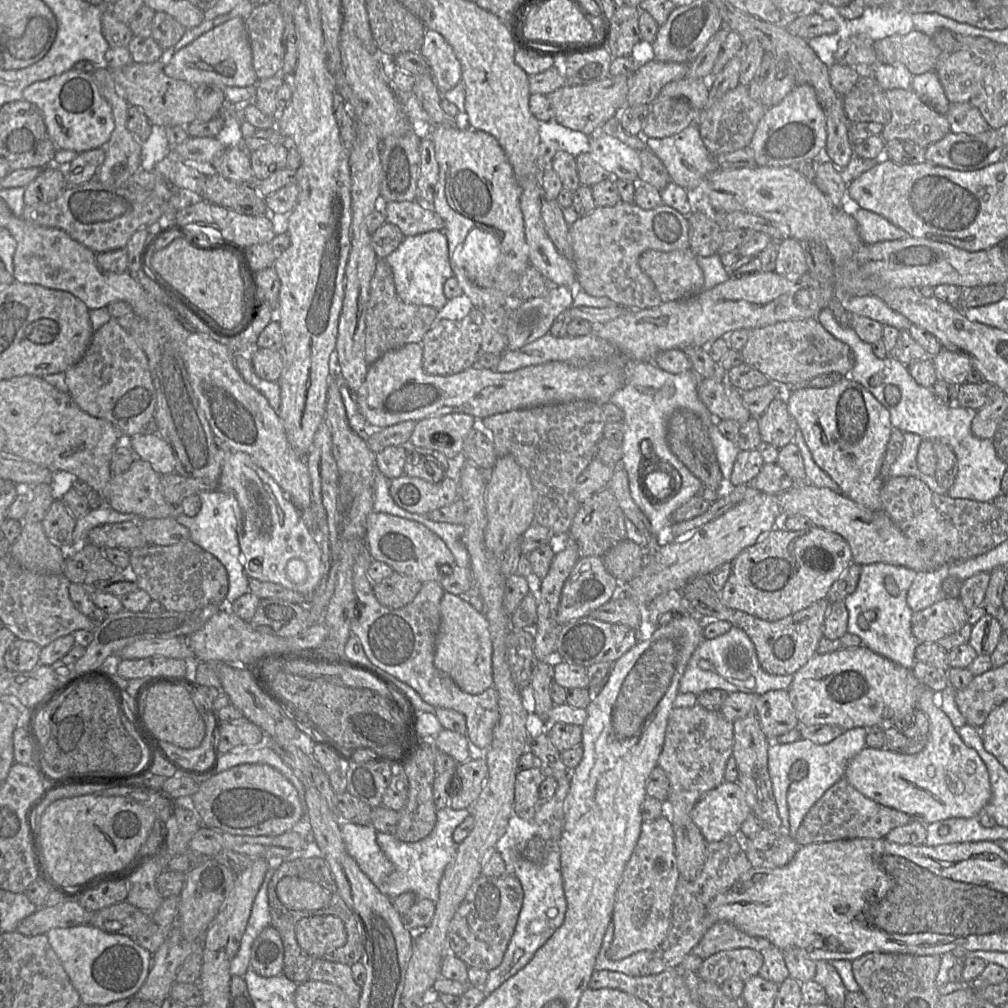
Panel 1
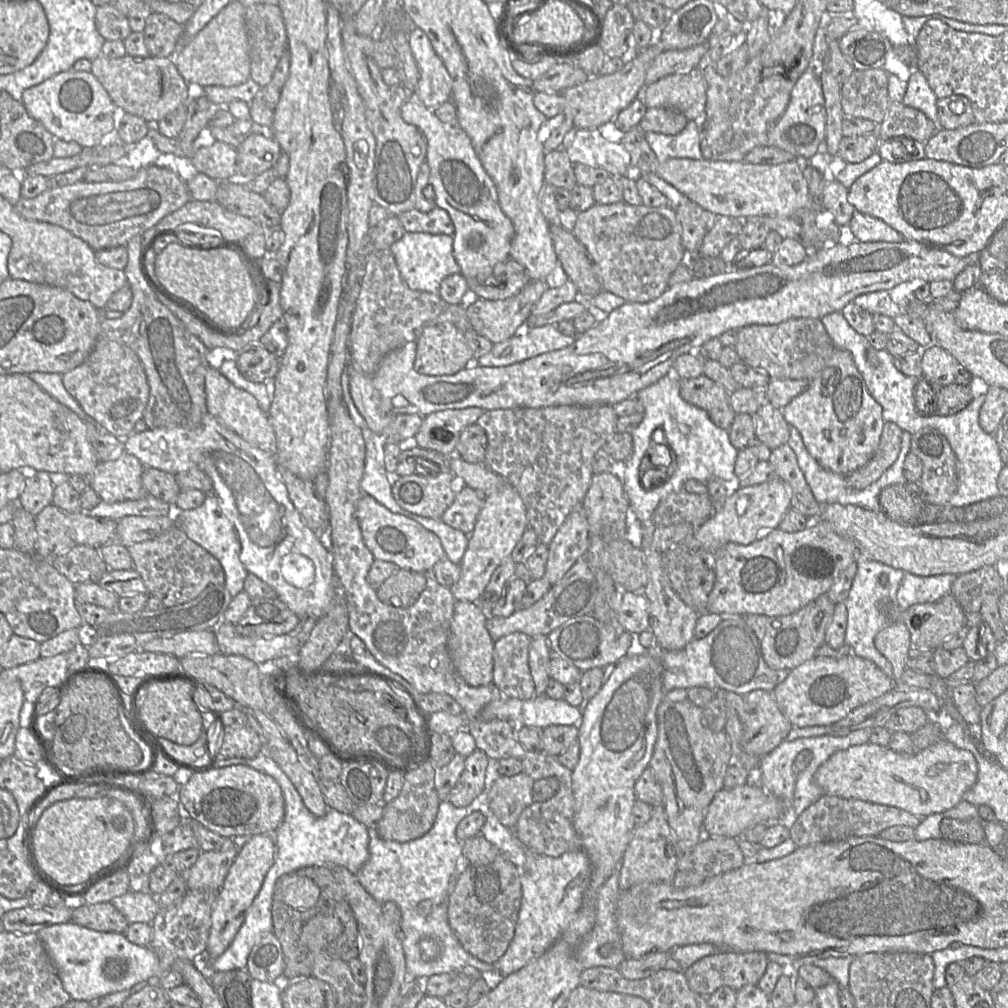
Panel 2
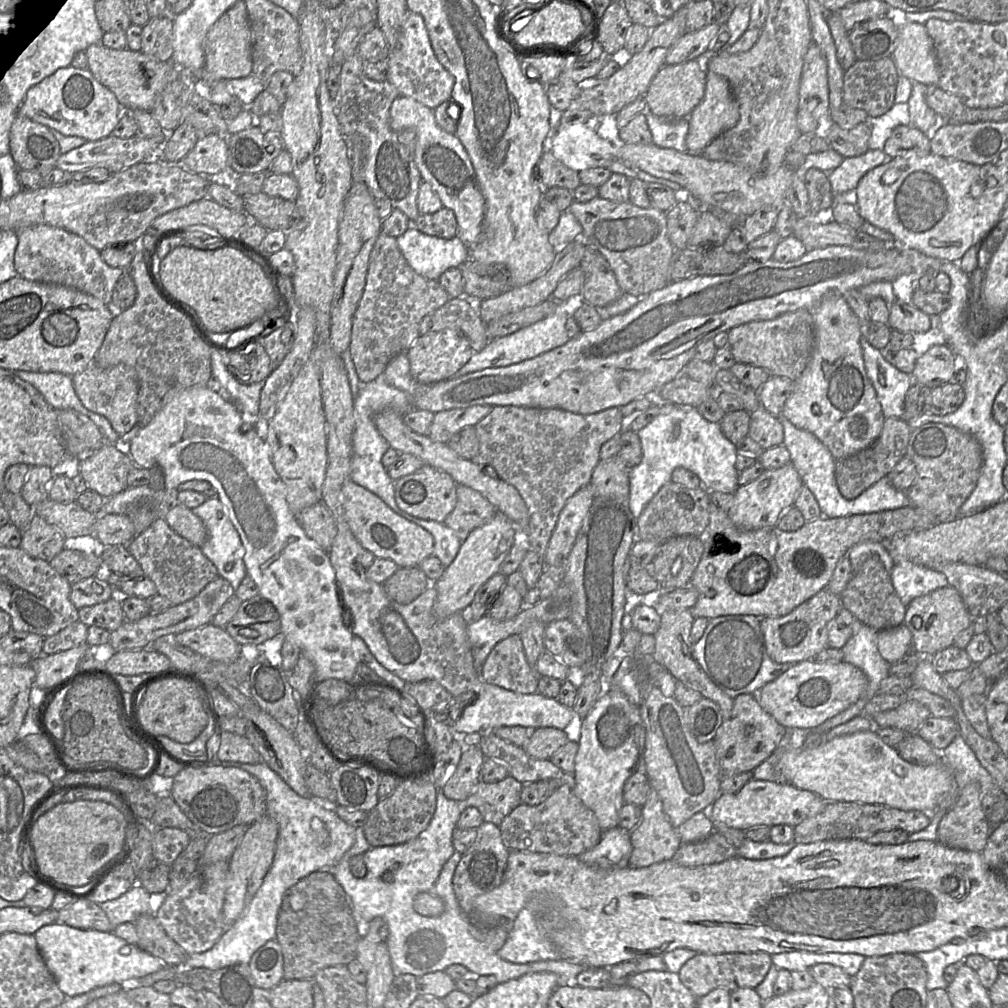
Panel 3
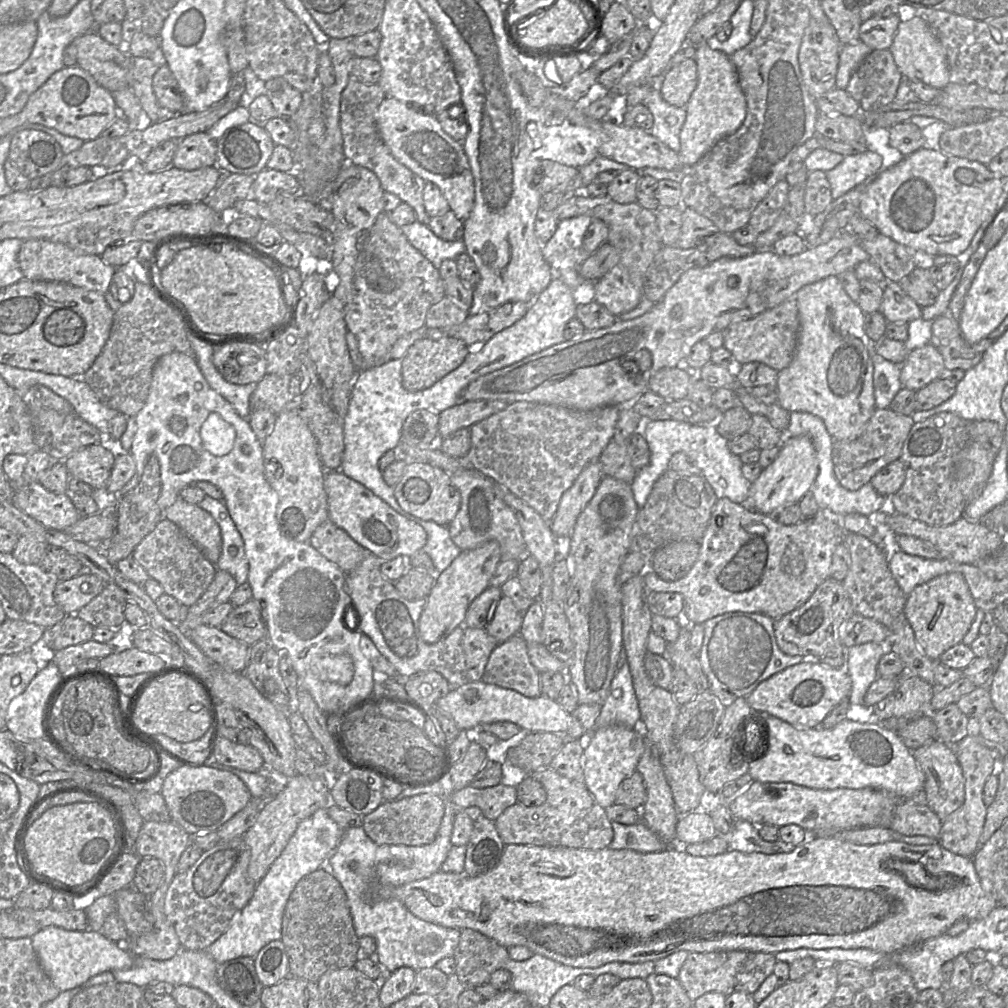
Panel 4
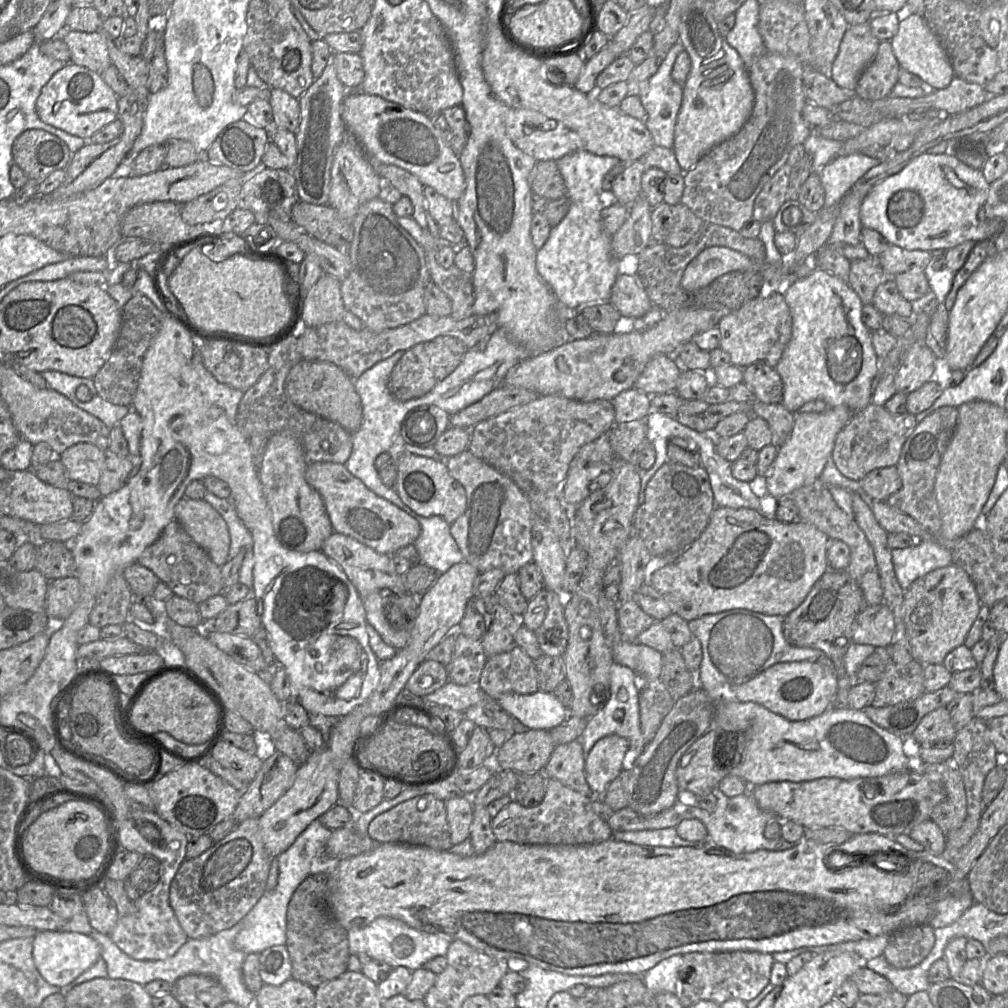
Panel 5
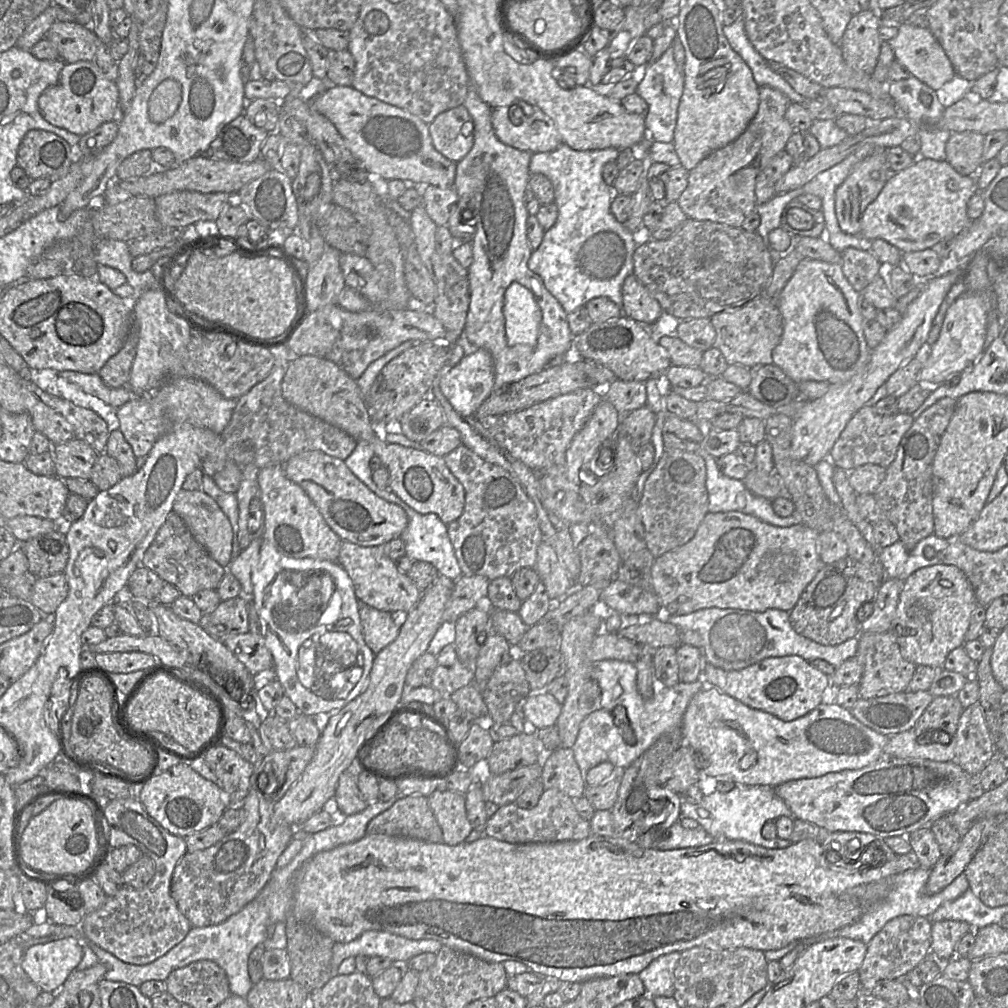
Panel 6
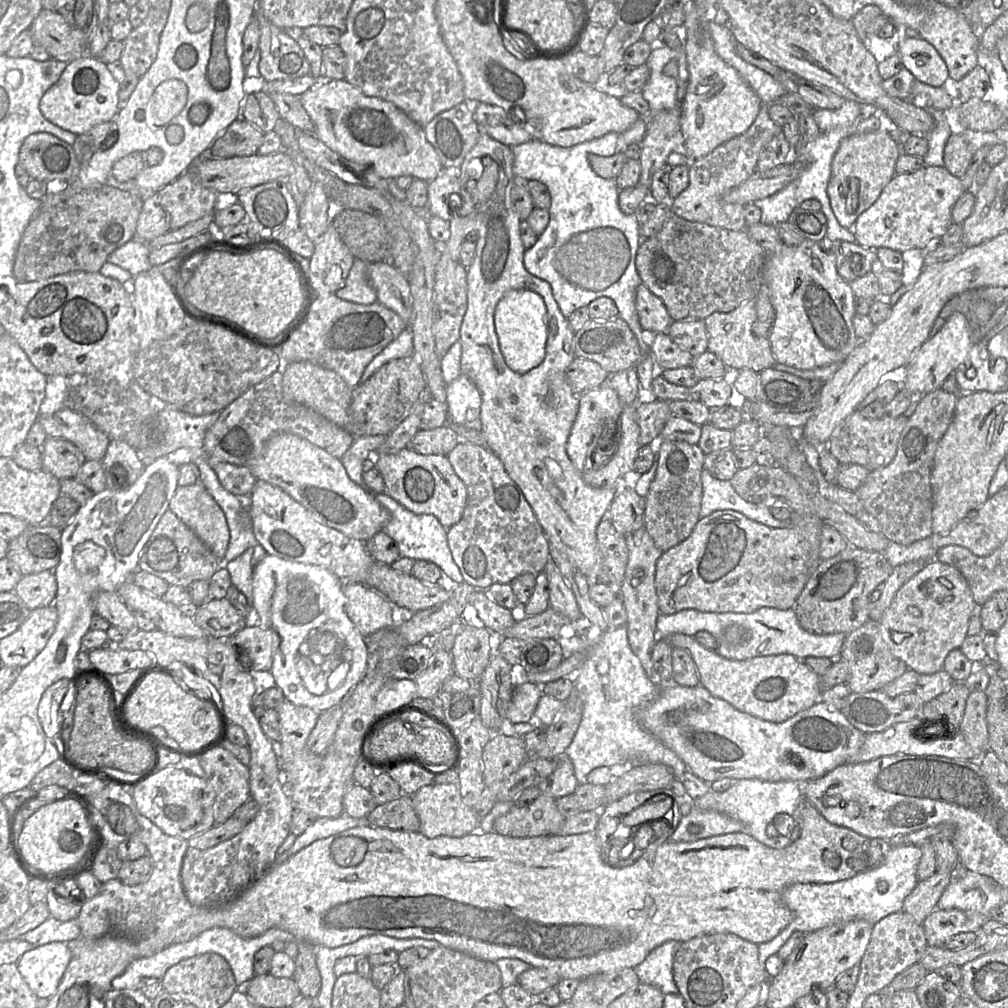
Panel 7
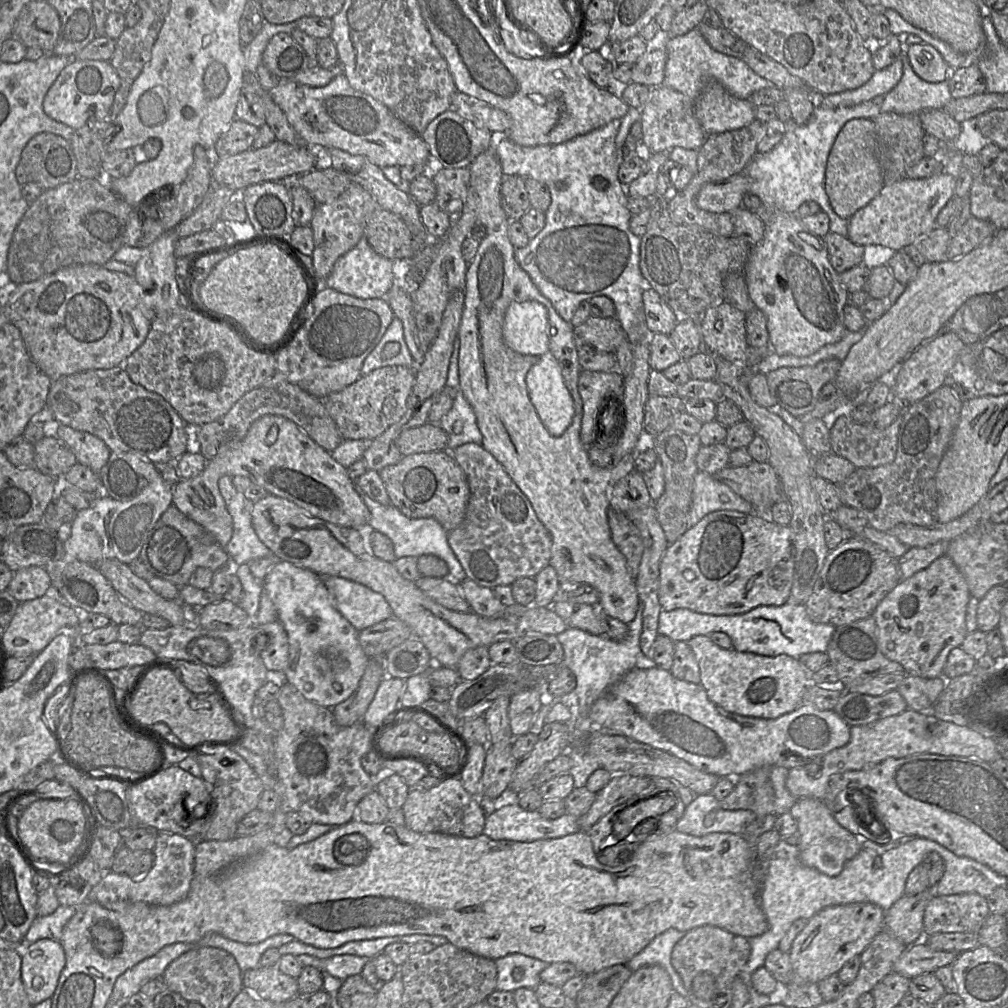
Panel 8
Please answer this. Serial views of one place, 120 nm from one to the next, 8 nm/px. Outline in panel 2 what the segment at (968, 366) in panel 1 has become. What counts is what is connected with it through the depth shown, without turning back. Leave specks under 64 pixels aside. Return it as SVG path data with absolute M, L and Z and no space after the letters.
M938 345L921 350L923 378L941 386L955 383L960 364L956 358Z

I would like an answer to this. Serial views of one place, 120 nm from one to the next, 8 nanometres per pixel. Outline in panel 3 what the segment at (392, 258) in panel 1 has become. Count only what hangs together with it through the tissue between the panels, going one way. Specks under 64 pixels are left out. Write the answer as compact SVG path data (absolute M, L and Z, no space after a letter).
M409 227L406 232L396 238L399 249L412 269L421 276L438 280L449 268L460 268L470 257L470 249L458 237L443 239L430 236L415 227Z

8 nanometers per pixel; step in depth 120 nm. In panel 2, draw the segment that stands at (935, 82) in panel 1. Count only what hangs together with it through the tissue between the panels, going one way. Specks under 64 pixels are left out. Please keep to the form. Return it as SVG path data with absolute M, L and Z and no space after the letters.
M914 69L902 103L923 112L937 127L940 126L937 114L937 97L923 73Z

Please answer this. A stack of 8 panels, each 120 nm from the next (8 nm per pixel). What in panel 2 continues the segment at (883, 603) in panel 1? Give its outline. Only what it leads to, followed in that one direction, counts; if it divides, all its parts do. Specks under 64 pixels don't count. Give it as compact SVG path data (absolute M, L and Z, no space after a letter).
M857 555L857 572L847 598L847 628L845 643L852 647L852 654L867 659L877 665L888 677L893 676L893 667L889 660L879 652L874 644L875 636L892 622L882 612L882 601L897 600L897 591L905 572L864 555Z

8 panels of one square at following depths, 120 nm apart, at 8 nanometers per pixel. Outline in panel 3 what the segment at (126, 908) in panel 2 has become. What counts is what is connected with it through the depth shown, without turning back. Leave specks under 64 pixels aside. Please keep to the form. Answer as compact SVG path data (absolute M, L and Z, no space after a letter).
M140 884L134 885L126 893L114 900L98 904L108 917L113 928L125 922L134 923L143 914L154 914L158 903L162 902L164 895L150 895Z

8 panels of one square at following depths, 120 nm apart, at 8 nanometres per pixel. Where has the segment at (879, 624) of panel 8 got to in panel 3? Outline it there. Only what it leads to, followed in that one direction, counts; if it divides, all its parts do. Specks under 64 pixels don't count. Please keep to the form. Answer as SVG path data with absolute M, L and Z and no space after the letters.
M948 585L913 599L906 607L904 624L912 634L912 650L921 657L931 657L953 646L956 637L971 625L972 619L959 592Z

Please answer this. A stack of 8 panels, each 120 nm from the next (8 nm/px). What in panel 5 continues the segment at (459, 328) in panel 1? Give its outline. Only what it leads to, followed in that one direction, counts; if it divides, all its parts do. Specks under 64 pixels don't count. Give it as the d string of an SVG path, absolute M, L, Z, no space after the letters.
M452 337L437 338L413 346L405 351L389 376L387 386L390 394L401 402L424 396L458 367L466 350L472 349L466 349L462 342Z

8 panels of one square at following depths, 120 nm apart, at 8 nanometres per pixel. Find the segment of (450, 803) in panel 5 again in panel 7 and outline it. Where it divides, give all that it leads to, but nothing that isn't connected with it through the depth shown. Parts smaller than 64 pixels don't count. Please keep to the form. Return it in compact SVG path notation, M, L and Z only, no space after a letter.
M433 783L420 788L411 797L420 820L419 832L428 838L438 836L463 837L480 831L481 819L474 809L464 803L457 783Z

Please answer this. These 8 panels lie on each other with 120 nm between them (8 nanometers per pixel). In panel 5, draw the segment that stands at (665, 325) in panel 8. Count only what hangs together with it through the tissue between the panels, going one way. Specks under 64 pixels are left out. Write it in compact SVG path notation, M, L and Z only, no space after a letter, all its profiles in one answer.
M619 273L609 298L623 319L633 320L645 315L653 306L635 275Z

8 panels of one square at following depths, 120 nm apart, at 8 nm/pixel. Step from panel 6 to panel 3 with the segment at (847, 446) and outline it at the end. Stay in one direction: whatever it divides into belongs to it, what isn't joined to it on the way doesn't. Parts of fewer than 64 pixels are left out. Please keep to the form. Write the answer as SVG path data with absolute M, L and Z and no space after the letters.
M886 418L878 439L869 447L846 458L835 461L835 478L838 489L846 499L855 499L881 478L888 475L906 455L912 432L911 427L901 418Z

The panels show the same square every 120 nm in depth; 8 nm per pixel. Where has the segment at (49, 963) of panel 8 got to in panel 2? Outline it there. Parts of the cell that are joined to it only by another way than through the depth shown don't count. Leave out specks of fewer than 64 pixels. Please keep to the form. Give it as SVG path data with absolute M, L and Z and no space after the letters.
M68 922L48 926L37 934L72 1000L98 1000L108 994L130 989L149 978L160 980L164 975L155 952L150 947L131 943L122 933L95 931Z

